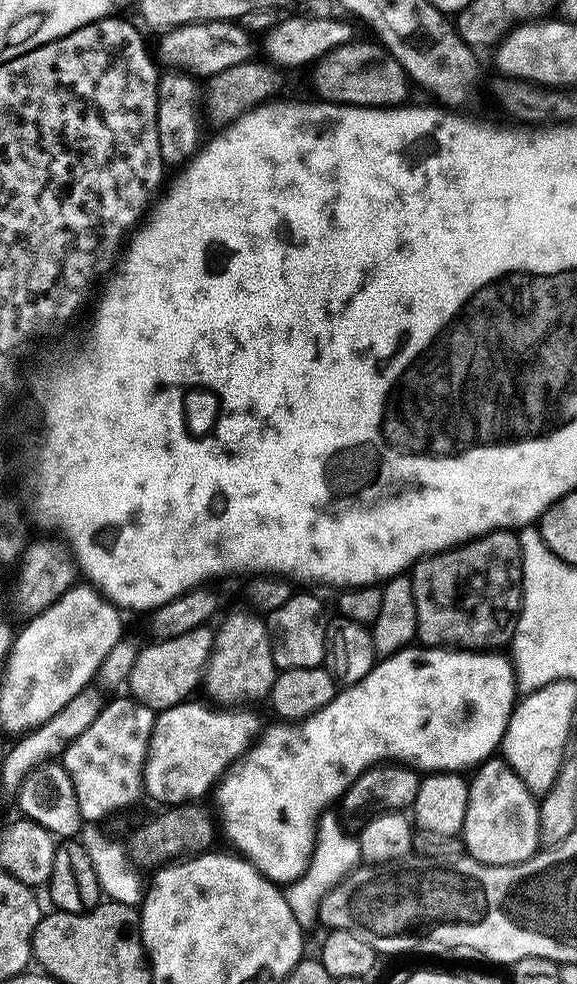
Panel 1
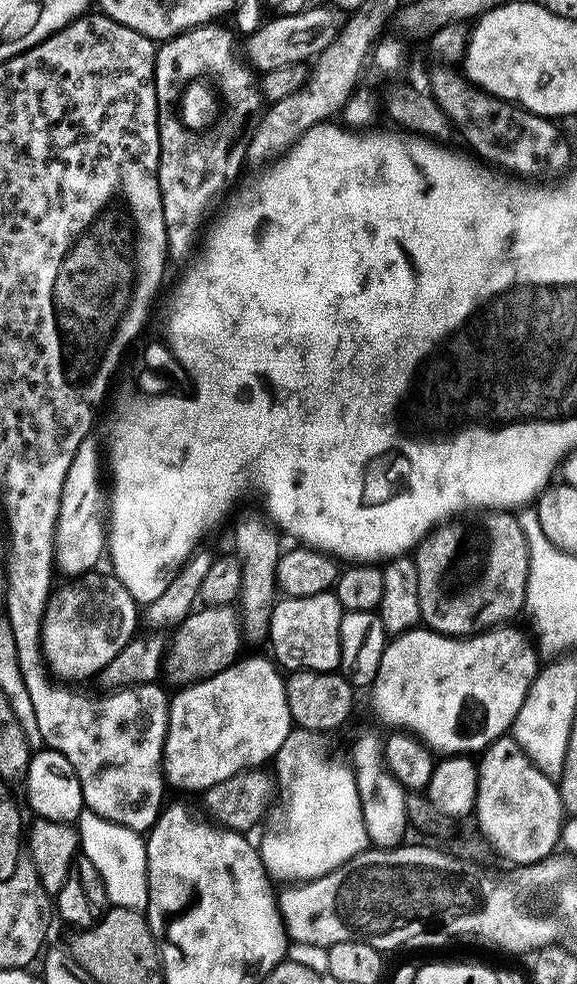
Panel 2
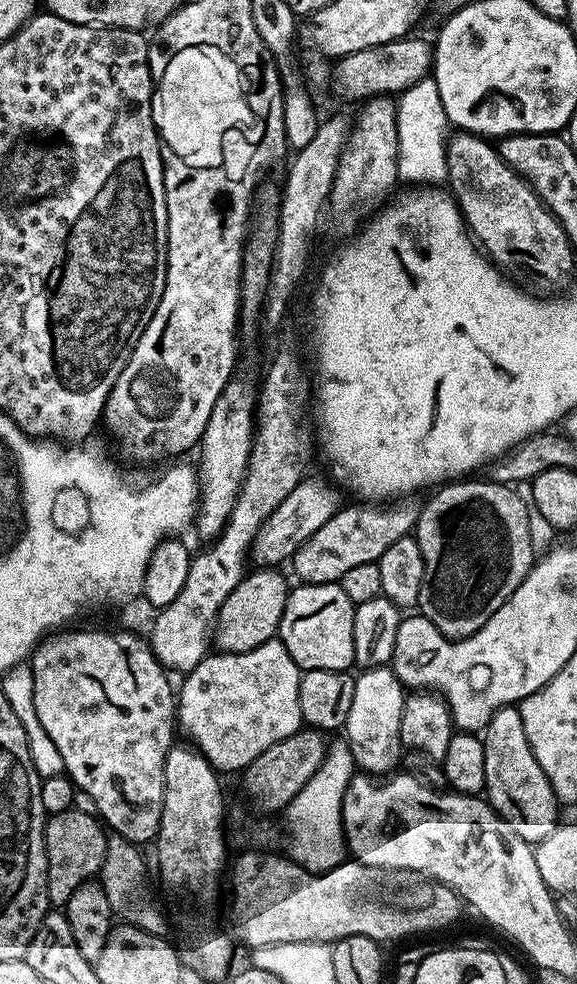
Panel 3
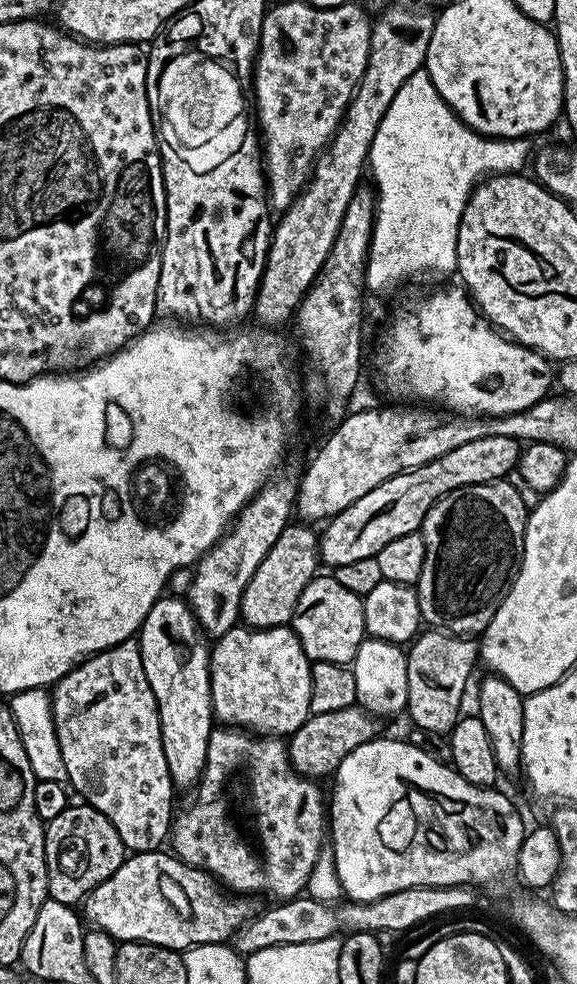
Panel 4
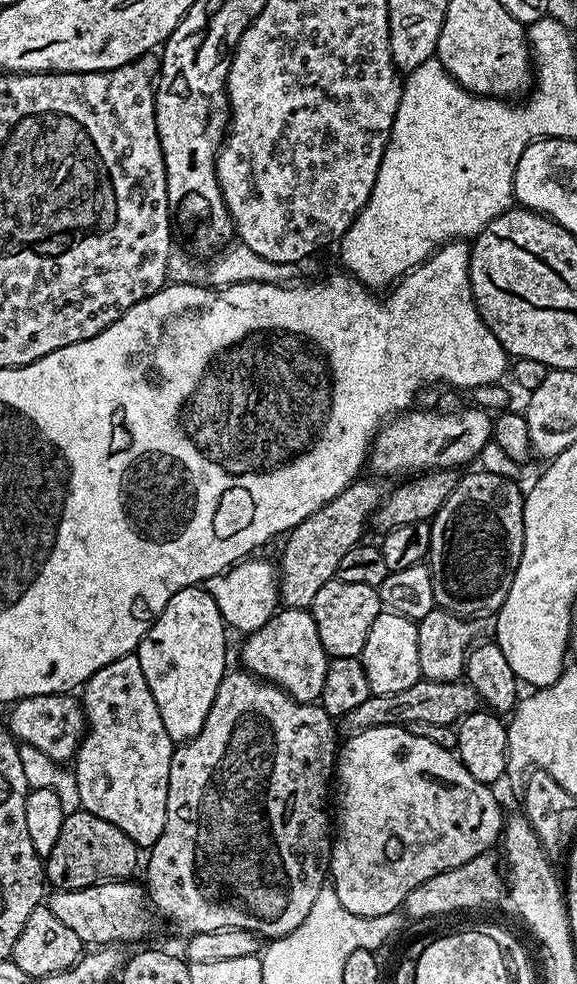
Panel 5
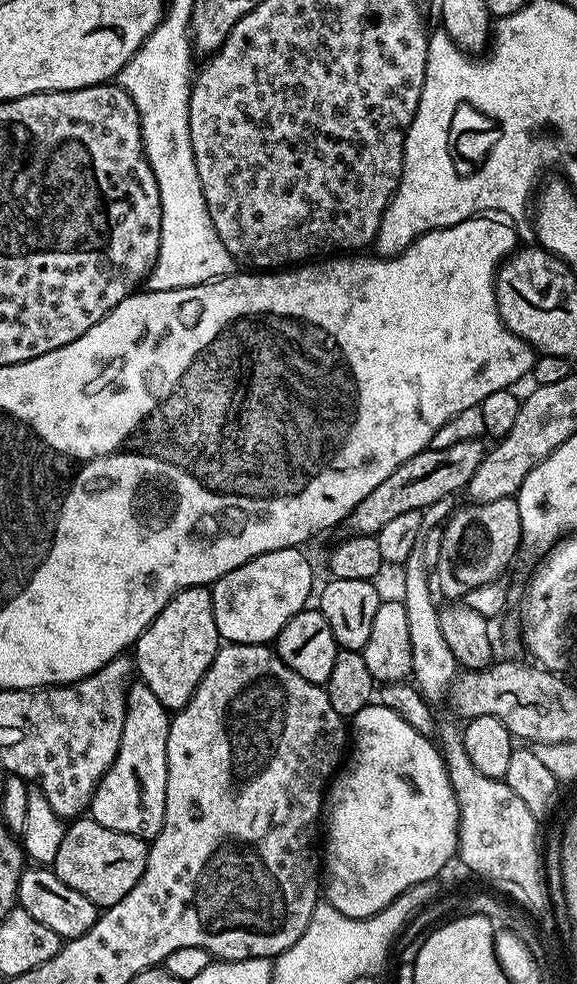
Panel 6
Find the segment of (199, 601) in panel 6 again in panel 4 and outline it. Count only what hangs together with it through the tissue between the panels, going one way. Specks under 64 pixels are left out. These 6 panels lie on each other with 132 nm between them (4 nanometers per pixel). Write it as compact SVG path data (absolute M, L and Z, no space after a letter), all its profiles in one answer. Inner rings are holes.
M165 594L150 606L150 614L146 614L138 633L138 643L150 690L154 690L158 702L162 750L166 750L170 778L177 789L191 789L204 772L206 750L214 727L209 645L187 599L176 594Z

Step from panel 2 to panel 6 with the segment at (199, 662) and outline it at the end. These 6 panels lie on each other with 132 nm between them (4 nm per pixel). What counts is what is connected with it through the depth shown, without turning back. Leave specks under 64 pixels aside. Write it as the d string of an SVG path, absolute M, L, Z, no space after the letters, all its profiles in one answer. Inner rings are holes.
M456 440L445 448L429 446L424 451L414 454L386 482L382 482L349 515L346 528L349 533L358 536L375 536L398 514L406 514L406 510L428 510L431 504L439 502L443 496L451 492L463 493L468 487L470 478L474 478L474 470L482 462L486 451L486 444L480 440Z

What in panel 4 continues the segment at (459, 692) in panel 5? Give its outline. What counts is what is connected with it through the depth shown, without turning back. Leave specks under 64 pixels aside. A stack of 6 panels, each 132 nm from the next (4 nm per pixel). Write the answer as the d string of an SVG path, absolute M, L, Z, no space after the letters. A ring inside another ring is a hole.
M359 706L333 710L330 714L311 714L308 721L297 732L291 733L287 741L288 761L299 775L309 778L331 777L350 750L358 750L358 746L377 739L376 724L377 717Z

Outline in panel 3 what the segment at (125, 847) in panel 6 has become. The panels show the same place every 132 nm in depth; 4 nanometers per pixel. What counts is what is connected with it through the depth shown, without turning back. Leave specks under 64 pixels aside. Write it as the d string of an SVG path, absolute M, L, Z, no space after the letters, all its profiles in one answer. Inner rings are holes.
M74 807L47 817L44 845L48 863L48 903L53 909L63 909L64 903L74 890L78 890L78 886L101 875L109 837L105 825L95 815L80 813Z

